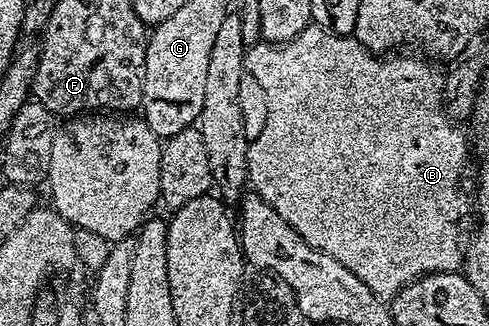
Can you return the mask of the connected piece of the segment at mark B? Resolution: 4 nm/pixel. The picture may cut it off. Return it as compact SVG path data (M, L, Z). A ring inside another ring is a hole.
M309 26L305 30L301 30L301 34L297 34L297 38L293 38L288 44L260 42L250 45L243 59L243 67L246 75L257 78L261 90L265 90L265 107L268 111L265 114L265 130L261 130L261 134L257 134L257 138L250 141L247 146L247 178L250 187L253 189L254 195L260 196L266 204L273 206L273 210L277 210L277 214L281 214L281 218L285 218L285 222L289 222L289 226L293 226L293 230L297 230L297 234L301 234L301 238L310 248L316 248L329 254L329 258L337 258L337 262L341 262L341 266L345 266L345 270L357 274L357 278L361 278L361 282L365 282L365 286L369 286L369 290L373 290L373 294L377 294L385 302L390 301L391 297L397 295L412 280L418 280L420 276L425 276L428 272L460 271L465 248L461 240L459 244L459 227L462 226L463 219L467 216L467 196L463 193L463 188L459 183L463 180L463 167L467 164L467 152L469 156L469 136L455 131L453 128L448 128L448 124L444 122L440 112L435 112L435 92L431 92L431 80L423 80L423 84L419 84L419 64L414 63L409 54L407 54L407 68L403 68L403 54L391 54L386 58L380 58L378 55L368 52L365 45L358 44L354 35L335 36L332 32L326 32L318 26Z

